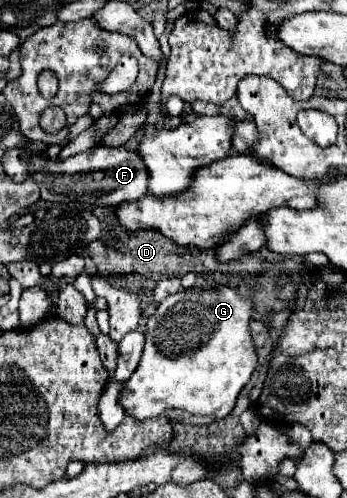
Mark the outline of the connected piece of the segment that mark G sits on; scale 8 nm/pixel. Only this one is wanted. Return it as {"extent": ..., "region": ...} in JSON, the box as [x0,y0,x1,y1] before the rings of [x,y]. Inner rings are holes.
{"extent":[121,285,257,425],"region":[[[229,285],[211,289],[191,287],[163,299],[145,325],[145,349],[135,373],[123,383],[121,405],[137,419],[165,415],[171,421],[207,425],[227,417],[237,401],[237,395],[251,379],[257,367],[257,349],[251,337],[251,321],[255,315],[253,299],[241,295]]]}

